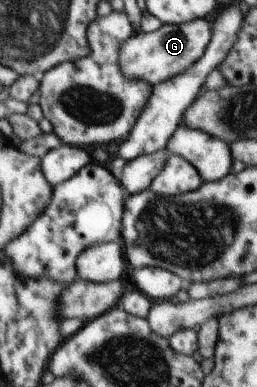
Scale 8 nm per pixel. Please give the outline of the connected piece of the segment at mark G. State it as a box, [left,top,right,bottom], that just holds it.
[120,19,212,87]

